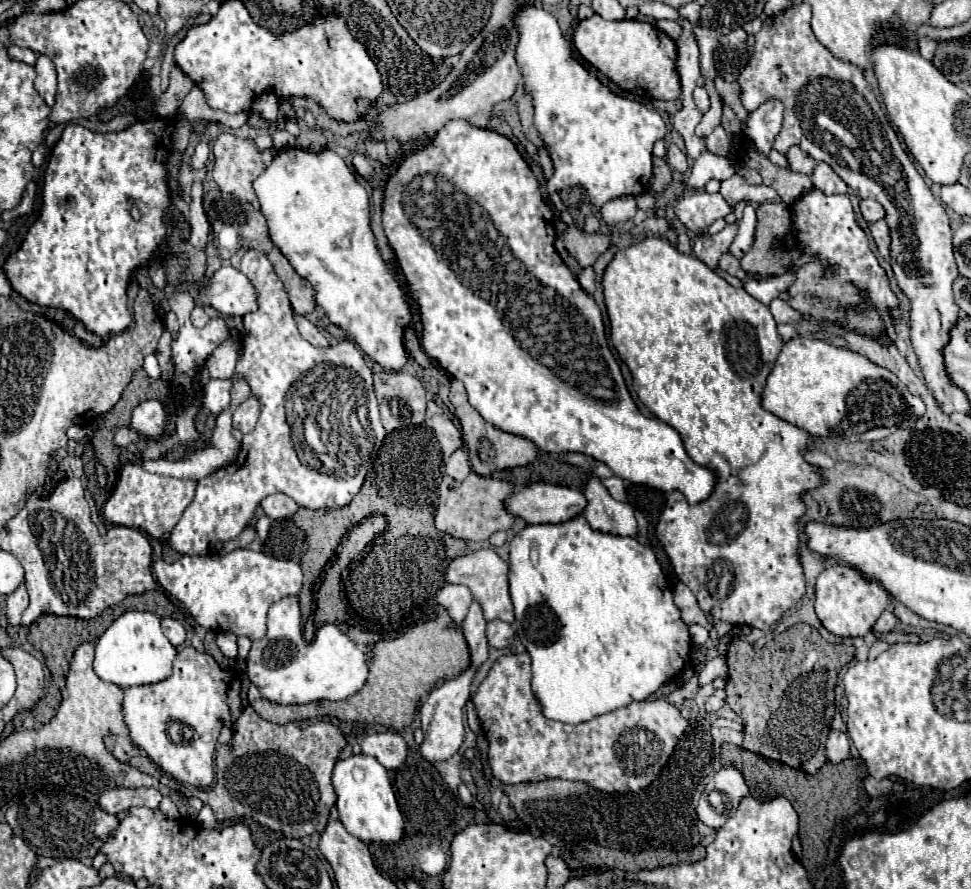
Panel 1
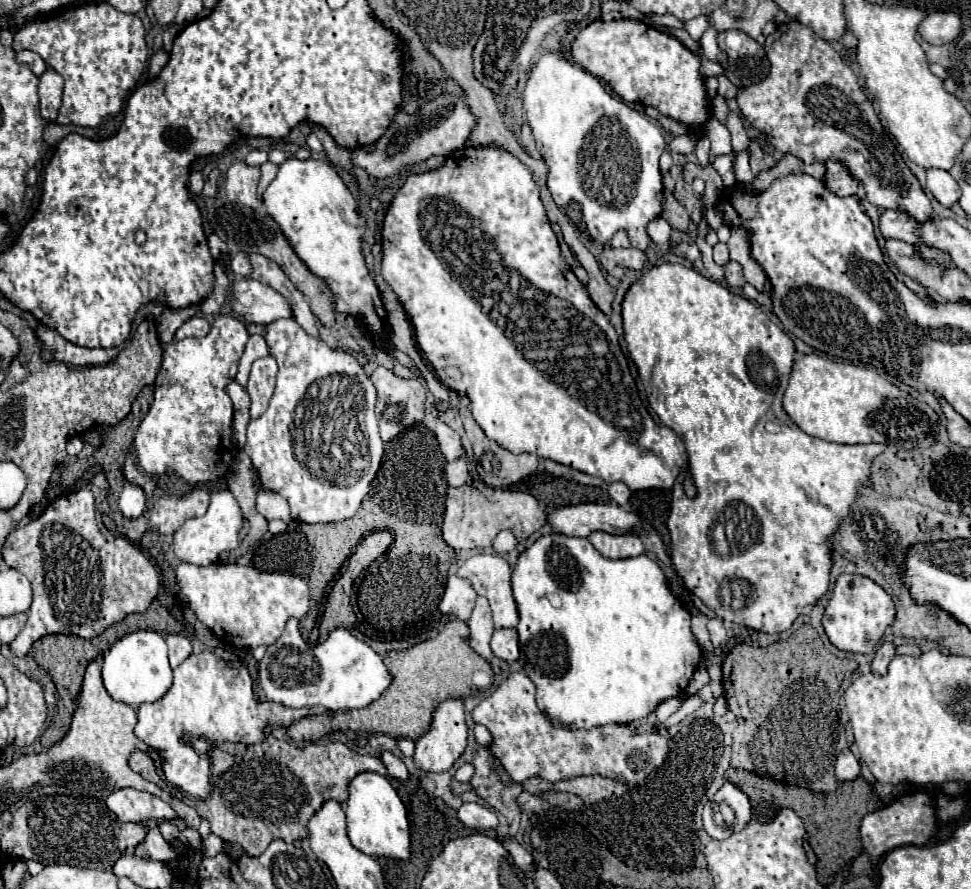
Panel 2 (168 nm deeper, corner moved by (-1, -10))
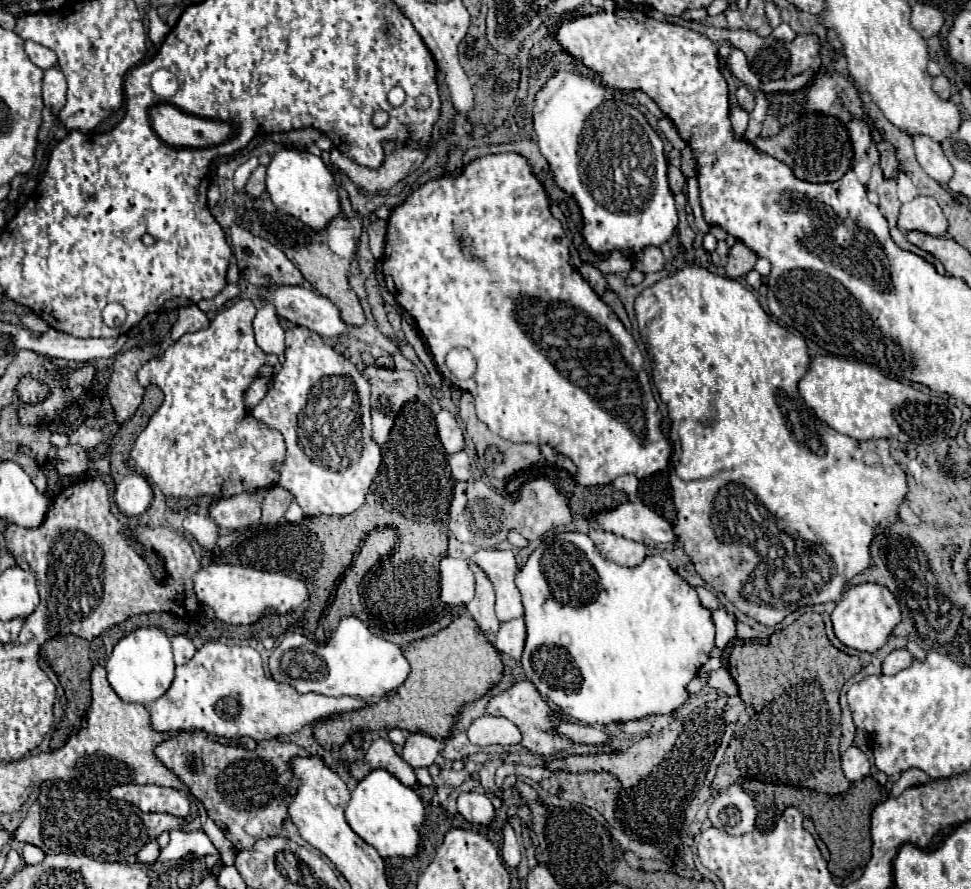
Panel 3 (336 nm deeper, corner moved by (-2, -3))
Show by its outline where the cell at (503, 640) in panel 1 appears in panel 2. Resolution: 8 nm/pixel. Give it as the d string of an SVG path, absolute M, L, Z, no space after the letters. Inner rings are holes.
M499 629L491 637L491 649L493 653L503 661L515 661L519 659L519 641L515 629Z

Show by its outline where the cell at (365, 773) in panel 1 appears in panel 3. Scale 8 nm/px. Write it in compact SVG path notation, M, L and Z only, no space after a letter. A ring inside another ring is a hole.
M374 770L360 780L352 792L352 800L346 806L346 822L362 840L374 846L382 858L412 858L420 844L424 804L420 796L412 788L404 786L396 776L386 770Z

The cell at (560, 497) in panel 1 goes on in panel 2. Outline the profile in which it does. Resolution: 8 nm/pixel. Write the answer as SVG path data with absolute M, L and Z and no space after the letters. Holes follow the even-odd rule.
M579 503L555 507L547 515L555 533L569 537L587 537L593 531L627 533L639 523L635 513L623 511L617 503Z

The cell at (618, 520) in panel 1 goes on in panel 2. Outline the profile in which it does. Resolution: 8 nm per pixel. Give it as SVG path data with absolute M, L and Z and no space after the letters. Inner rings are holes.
M595 531L589 535L589 541L593 543L593 547L609 557L609 559L625 559L625 557L635 557L641 555L643 543L639 539L639 535L635 535L633 531L621 533L621 535L613 535L613 533L603 533L603 531Z

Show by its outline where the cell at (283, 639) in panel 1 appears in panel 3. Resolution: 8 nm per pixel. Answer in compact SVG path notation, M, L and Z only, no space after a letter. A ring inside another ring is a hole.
M356 616L342 618L336 632L324 646L298 632L284 634L282 642L272 650L268 666L274 680L286 682L302 694L316 692L324 696L358 696L364 700L382 698L402 686L410 674L404 646L374 636L366 622Z

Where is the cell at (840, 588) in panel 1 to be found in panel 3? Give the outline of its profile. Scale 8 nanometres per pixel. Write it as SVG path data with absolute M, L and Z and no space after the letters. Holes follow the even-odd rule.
M860 584L850 586L842 594L840 602L832 612L832 624L838 640L850 648L862 652L876 652L882 648L892 634L892 630L900 624L900 606L894 594L880 584Z

